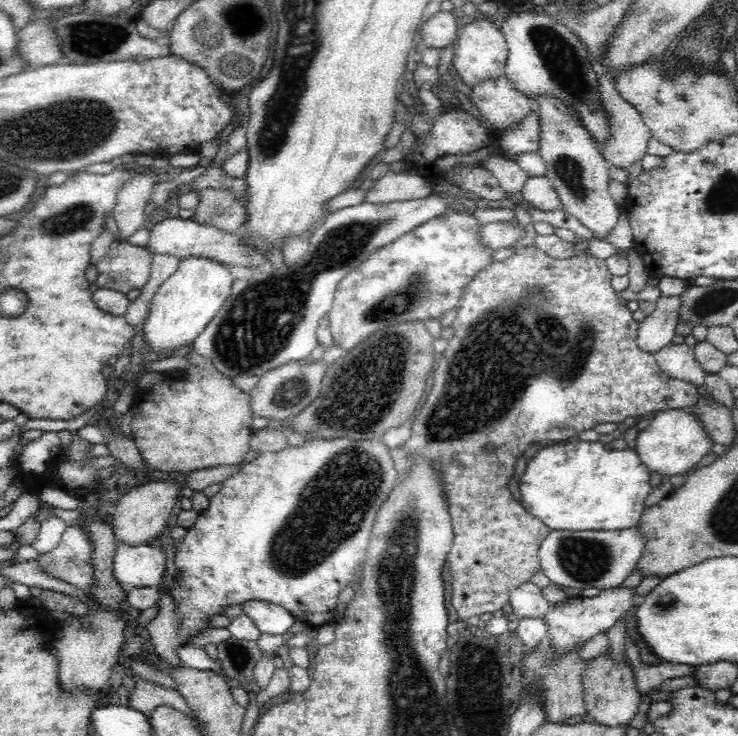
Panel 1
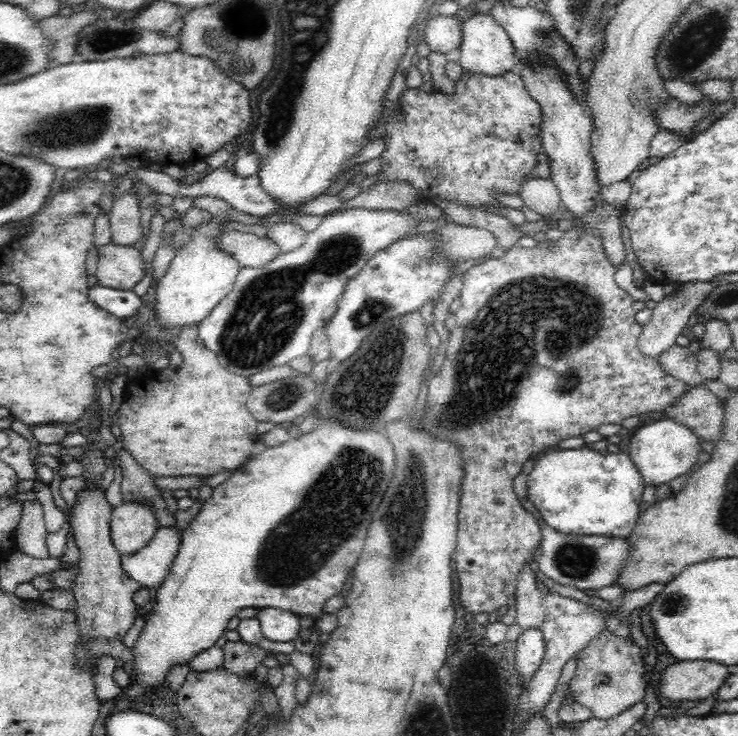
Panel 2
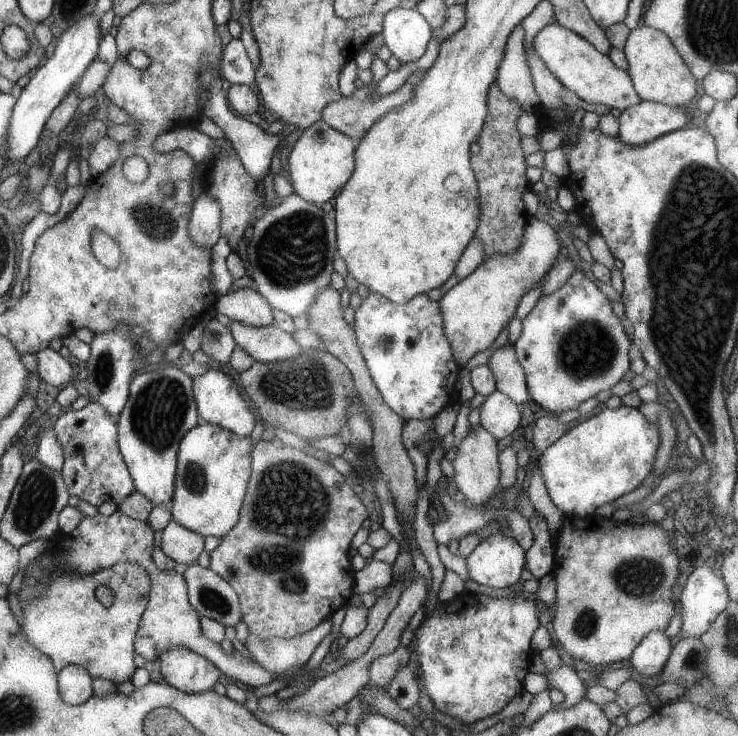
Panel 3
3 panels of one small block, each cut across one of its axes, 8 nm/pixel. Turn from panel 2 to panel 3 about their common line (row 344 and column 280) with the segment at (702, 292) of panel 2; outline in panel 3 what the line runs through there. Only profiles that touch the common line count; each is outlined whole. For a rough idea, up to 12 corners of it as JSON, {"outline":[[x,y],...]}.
{"outline":[[327,616],[316,628],[293,638],[243,645],[261,668],[282,675],[297,671],[330,632]]}

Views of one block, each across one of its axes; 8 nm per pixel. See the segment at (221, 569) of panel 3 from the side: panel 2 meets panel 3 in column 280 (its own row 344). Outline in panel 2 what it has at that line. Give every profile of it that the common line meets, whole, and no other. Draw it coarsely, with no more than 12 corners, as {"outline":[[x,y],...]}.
{"outline":[[579,227],[462,274],[420,420],[460,605],[504,611],[532,454],[674,407]]}

